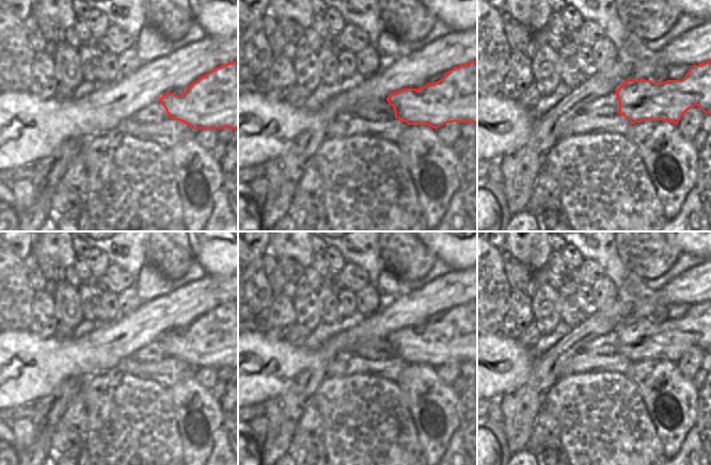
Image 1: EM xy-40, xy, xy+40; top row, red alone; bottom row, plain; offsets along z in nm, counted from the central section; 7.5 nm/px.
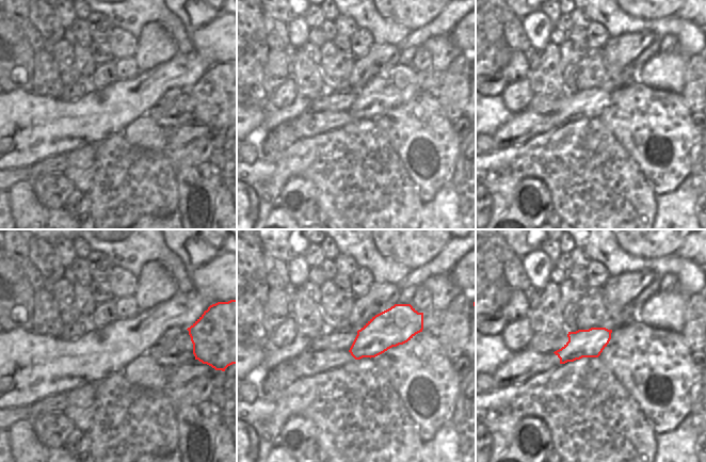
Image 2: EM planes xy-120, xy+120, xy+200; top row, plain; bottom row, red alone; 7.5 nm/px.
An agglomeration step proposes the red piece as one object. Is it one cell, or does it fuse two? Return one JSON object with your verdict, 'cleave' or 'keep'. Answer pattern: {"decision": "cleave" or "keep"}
{"decision": "keep"}

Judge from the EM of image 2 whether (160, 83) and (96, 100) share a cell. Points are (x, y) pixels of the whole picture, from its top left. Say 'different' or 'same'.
same

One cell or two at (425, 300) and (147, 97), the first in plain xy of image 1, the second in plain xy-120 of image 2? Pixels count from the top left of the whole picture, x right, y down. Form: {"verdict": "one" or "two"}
{"verdict": "one"}

